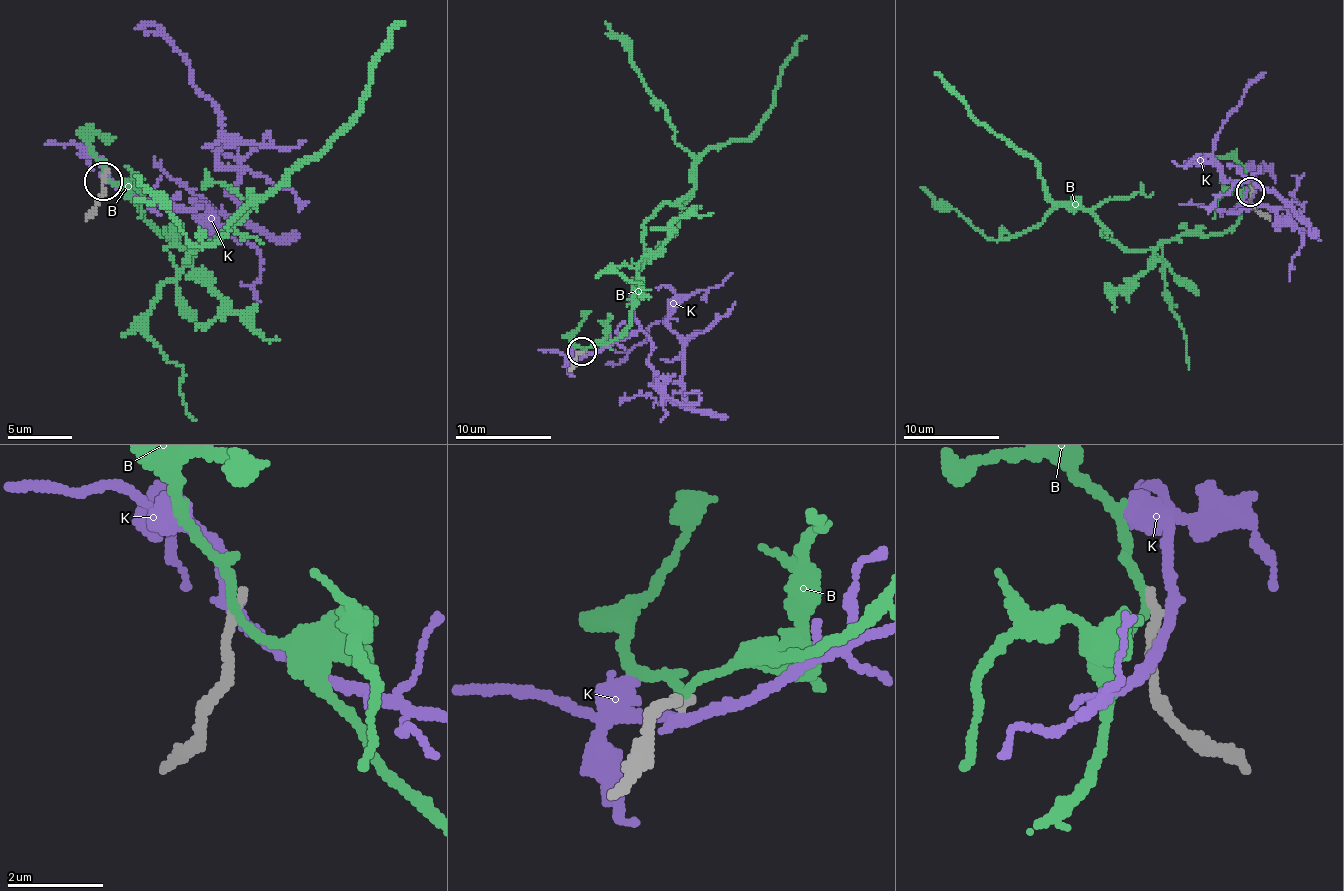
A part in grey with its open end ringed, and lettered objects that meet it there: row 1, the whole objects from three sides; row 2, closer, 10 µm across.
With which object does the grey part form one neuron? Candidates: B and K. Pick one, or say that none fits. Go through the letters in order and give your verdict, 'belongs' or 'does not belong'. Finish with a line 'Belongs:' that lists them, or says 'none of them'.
B: does not belong
K: does not belong
Belongs: none of them

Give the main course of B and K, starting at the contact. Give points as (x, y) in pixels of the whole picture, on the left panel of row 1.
B: (105, 176), (144, 217), (173, 240), (186, 259), (231, 227), (359, 111), (369, 63), (404, 21)
K: (105, 179), (154, 204), (192, 201), (240, 214), (237, 169), (218, 163), (221, 111), (154, 25), (134, 28)

